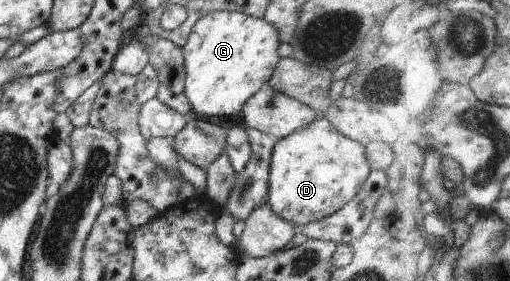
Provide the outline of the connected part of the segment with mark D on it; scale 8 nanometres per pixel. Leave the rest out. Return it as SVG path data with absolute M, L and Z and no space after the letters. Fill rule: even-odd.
M325 117L317 118L274 144L267 203L298 229L341 210L363 188L371 171L363 145L336 131Z

